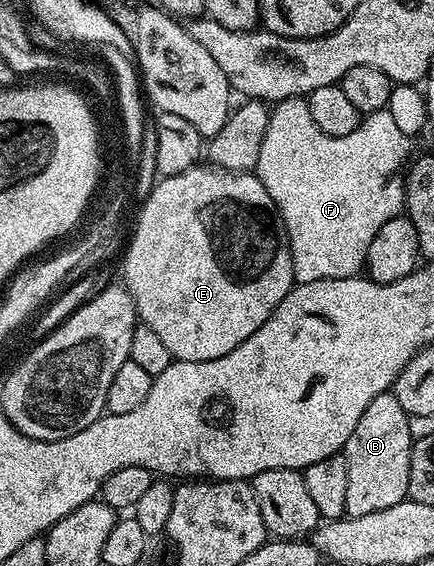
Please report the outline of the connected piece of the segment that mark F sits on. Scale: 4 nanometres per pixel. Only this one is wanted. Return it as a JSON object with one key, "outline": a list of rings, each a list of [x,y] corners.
{"outline":[[[289,97],[277,102],[270,109],[268,131],[264,131],[264,143],[260,143],[260,159],[256,175],[260,179],[260,183],[264,183],[264,187],[268,187],[268,195],[272,195],[272,203],[276,203],[278,208],[282,226],[288,235],[288,243],[292,251],[292,271],[297,284],[316,283],[320,279],[348,279],[349,277],[357,277],[363,272],[366,264],[366,252],[376,231],[380,231],[380,227],[384,227],[384,223],[388,223],[388,219],[399,216],[403,212],[406,200],[404,170],[412,157],[410,145],[412,145],[411,138],[406,137],[404,131],[400,131],[400,127],[396,127],[396,119],[392,119],[389,108],[363,116],[356,131],[352,131],[352,135],[344,135],[343,137],[324,135],[324,131],[320,131],[320,127],[316,127],[316,123],[312,123],[312,115],[306,109],[306,97]]]}

